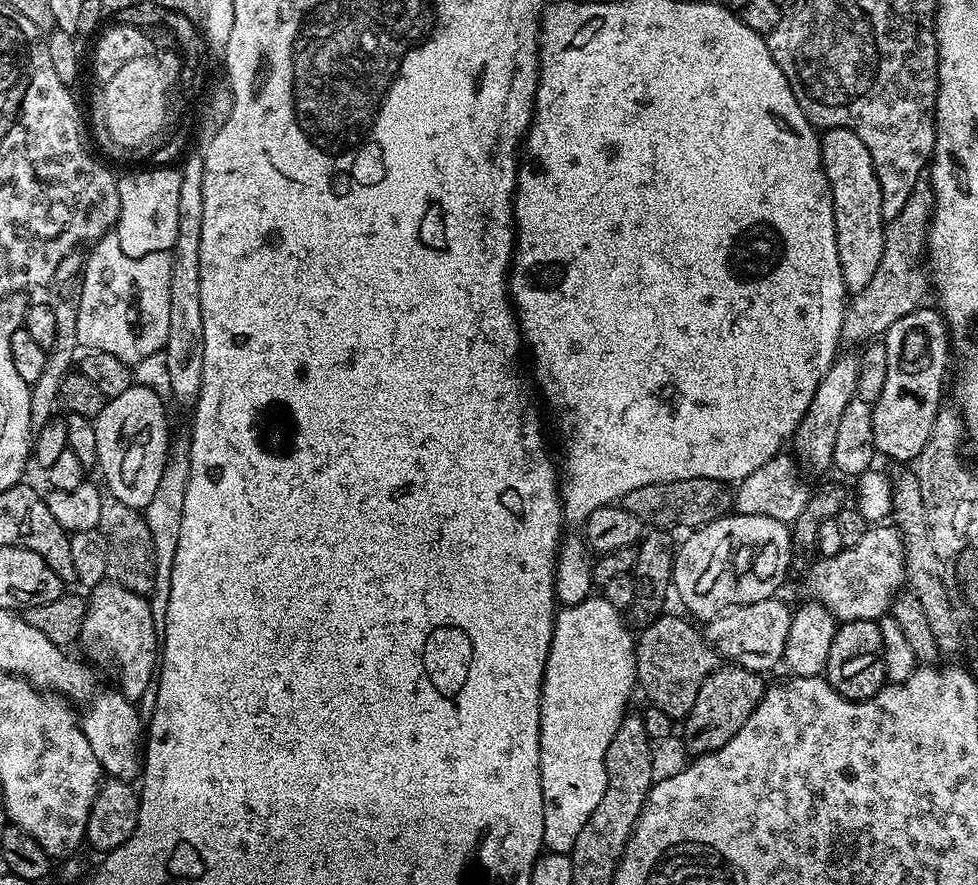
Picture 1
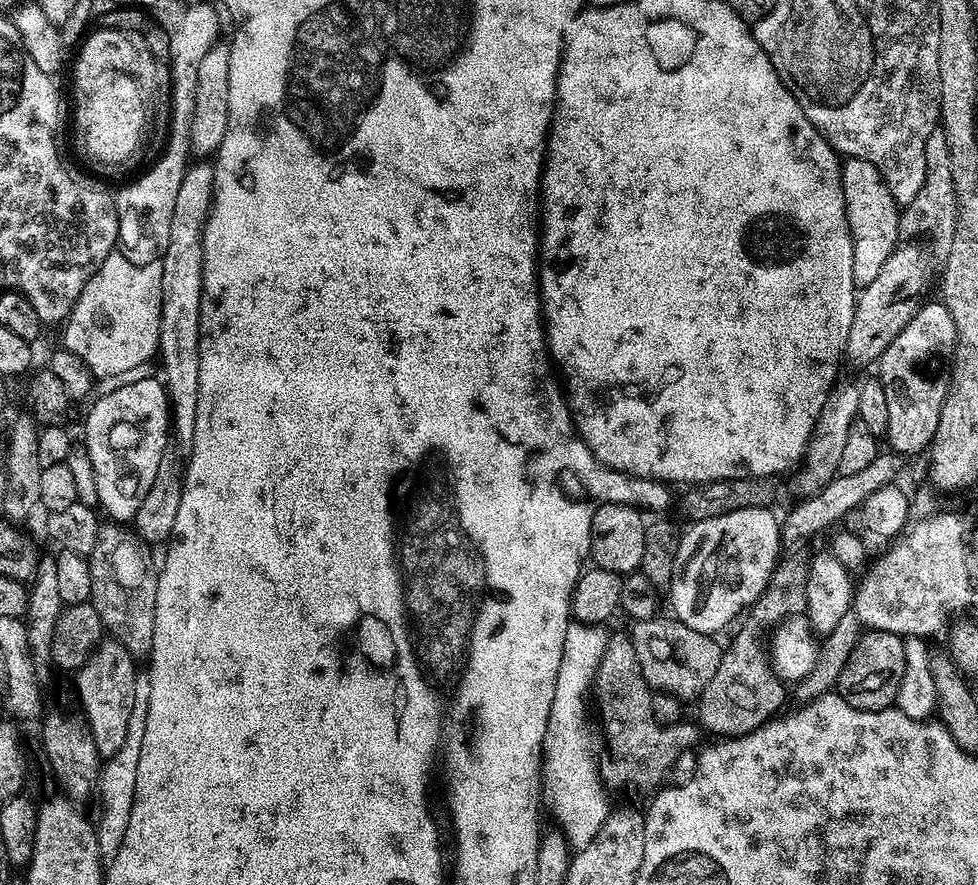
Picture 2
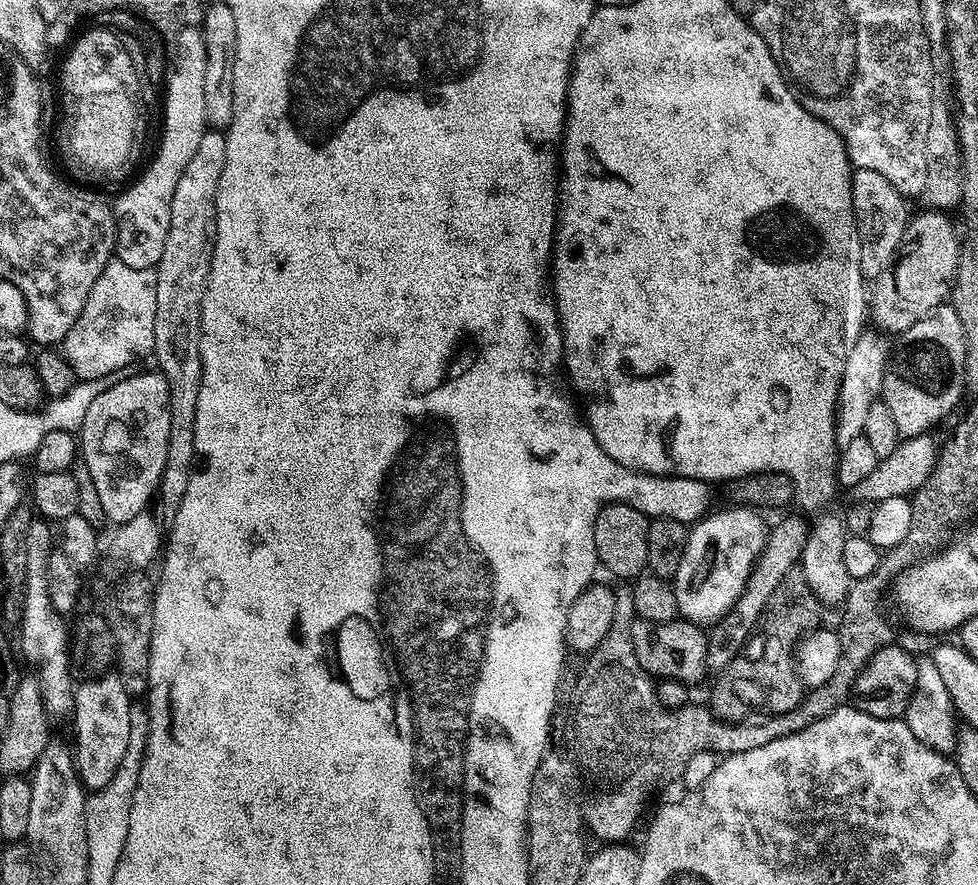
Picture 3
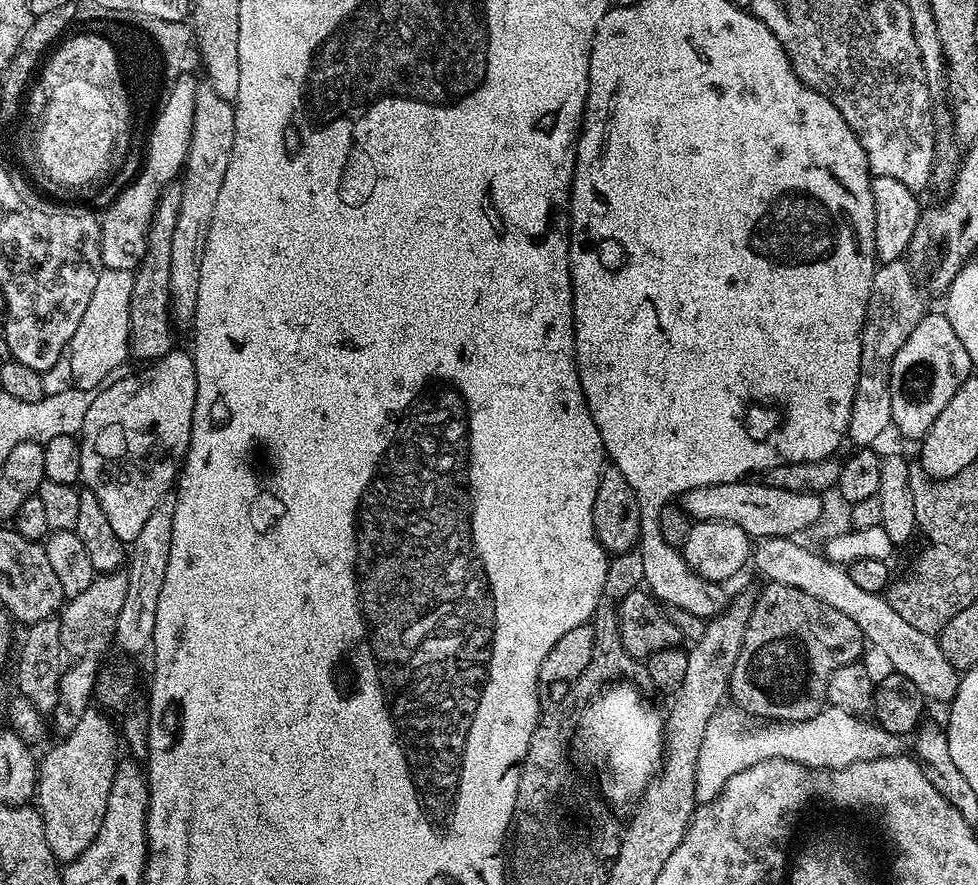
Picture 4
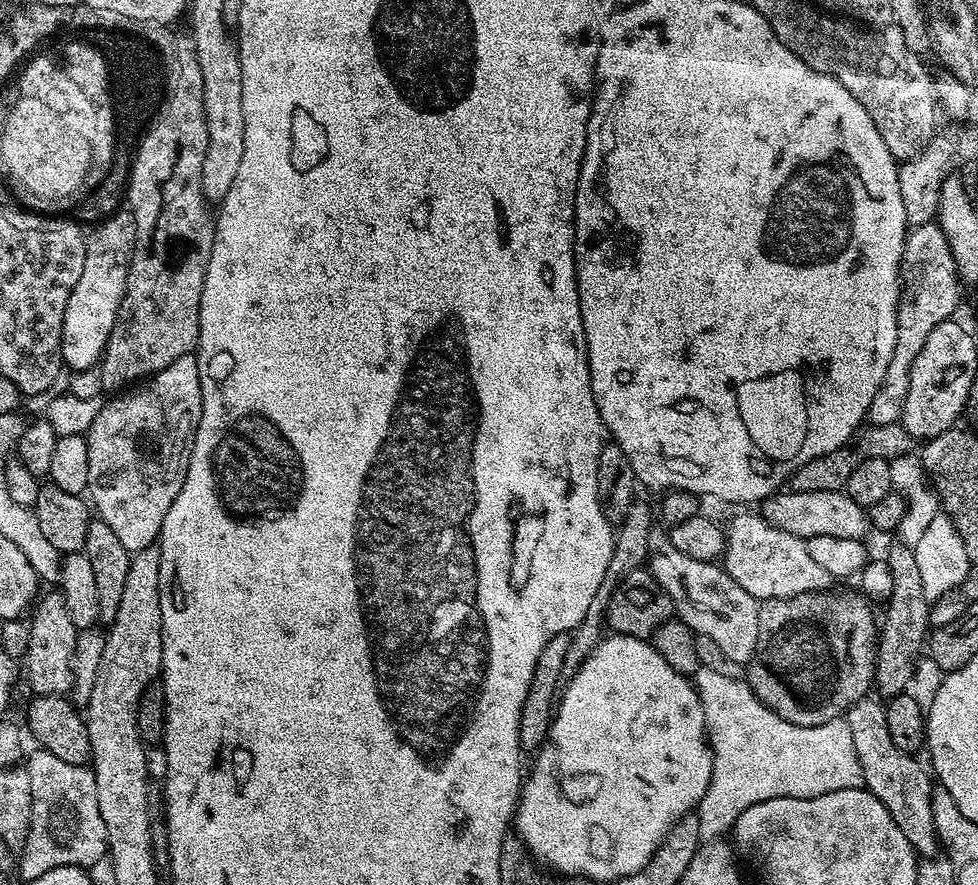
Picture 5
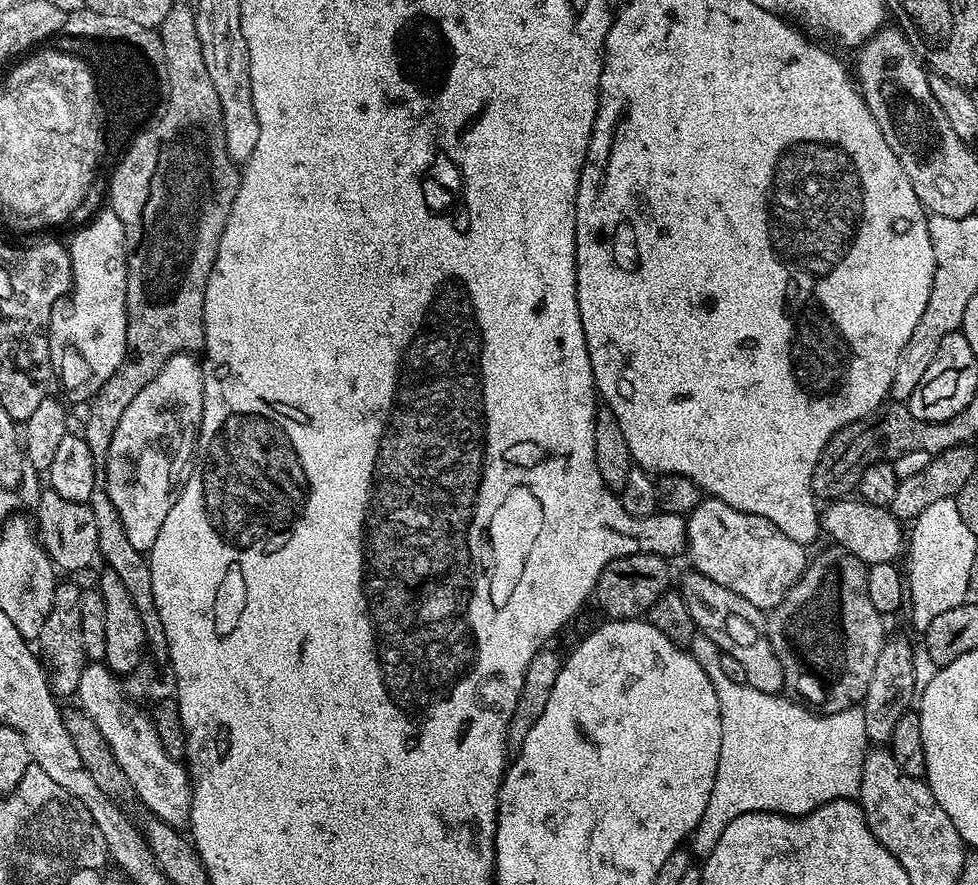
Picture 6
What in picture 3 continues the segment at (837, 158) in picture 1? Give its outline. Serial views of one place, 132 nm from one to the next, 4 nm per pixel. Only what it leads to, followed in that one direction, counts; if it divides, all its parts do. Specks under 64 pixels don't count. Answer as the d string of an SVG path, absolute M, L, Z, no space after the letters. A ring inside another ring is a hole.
M855 169L852 173L852 201L860 239L862 274L865 281L876 282L887 273L904 244L904 231L910 219L909 201L882 174L875 170Z

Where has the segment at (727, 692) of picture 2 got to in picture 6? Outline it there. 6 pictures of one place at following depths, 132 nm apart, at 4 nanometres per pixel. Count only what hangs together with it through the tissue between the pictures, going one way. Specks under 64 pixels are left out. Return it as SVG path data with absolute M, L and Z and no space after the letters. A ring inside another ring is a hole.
M828 546L825 552L818 553L813 560L811 557L798 582L784 596L783 602L766 616L770 646L782 668L783 691L795 703L821 716L838 714L847 708L857 707L863 701L866 686L870 686L870 674L874 674L874 662L878 662L878 654L886 639L885 617L874 610L870 594L866 591L867 573L868 565L854 554L839 546Z

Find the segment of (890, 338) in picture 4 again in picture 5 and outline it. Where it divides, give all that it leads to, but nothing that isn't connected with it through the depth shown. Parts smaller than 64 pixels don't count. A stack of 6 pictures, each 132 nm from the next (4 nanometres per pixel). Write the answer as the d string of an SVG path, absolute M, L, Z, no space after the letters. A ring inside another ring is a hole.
M938 223L917 224L905 235L900 287L900 304L896 308L898 338L894 342L894 354L890 354L890 366L886 366L886 376L882 378L882 386L878 386L878 394L874 394L874 402L870 402L868 411L867 423L878 426L900 423L914 358L918 358L930 330L957 315L962 281L956 272L947 236Z

